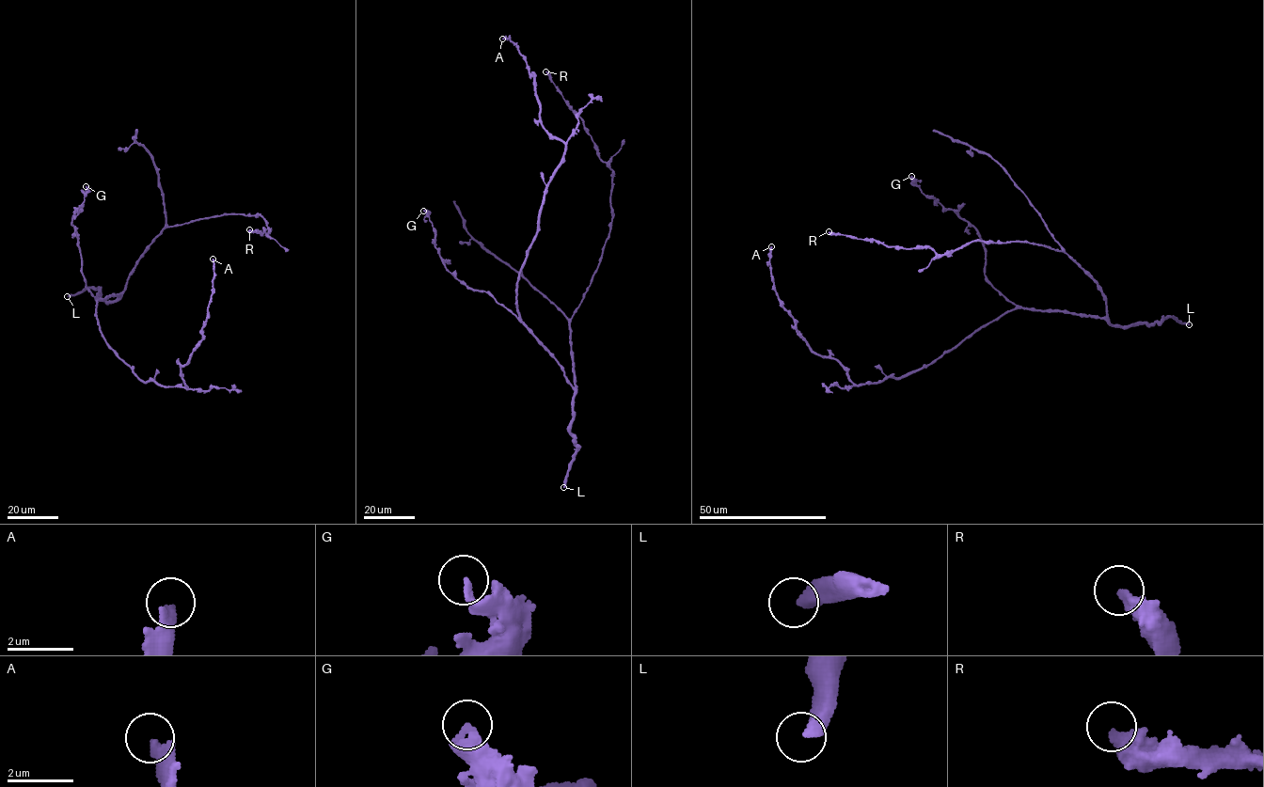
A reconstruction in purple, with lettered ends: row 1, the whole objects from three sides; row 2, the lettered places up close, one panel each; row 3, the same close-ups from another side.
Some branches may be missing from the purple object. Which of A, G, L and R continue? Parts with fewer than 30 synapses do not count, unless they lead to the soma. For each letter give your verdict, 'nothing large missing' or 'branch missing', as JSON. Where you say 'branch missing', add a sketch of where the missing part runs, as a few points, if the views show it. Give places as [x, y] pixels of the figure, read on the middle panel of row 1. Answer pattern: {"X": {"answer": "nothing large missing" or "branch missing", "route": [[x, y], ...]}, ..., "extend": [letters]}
{"A": {"answer": "nothing large missing"}, "G": {"answer": "nothing large missing"}, "L": {"answer": "nothing large missing"}, "R": {"answer": "nothing large missing"}, "extend": []}

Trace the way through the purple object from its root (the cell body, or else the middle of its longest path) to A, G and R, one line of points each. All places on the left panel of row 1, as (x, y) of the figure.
A: (112, 295), (98, 301), (95, 312), (108, 345), (144, 381), (187, 388), (180, 367), (202, 338), (213, 259)
G: (112, 295), (96, 299), (82, 273), (77, 233), (71, 223), (75, 211), (83, 205), (86, 186)
R: (112, 295), (123, 290), (163, 229), (230, 213), (262, 216), (270, 229), (249, 229)

